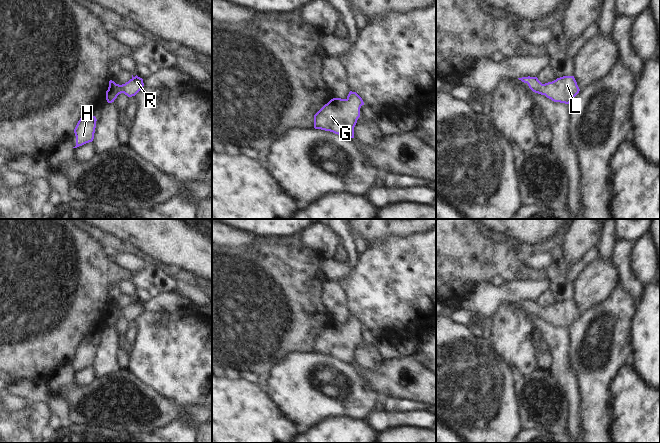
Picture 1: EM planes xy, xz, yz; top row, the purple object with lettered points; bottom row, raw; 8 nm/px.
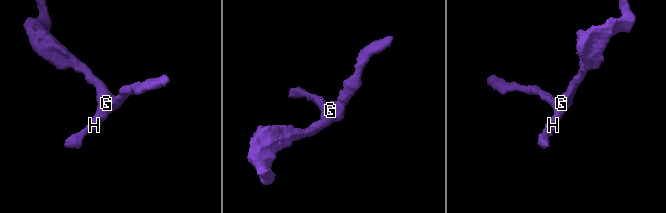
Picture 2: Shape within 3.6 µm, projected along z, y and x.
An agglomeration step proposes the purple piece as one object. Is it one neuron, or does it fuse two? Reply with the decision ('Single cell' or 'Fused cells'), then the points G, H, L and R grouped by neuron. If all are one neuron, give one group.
Single cell. Groups: G H L R.

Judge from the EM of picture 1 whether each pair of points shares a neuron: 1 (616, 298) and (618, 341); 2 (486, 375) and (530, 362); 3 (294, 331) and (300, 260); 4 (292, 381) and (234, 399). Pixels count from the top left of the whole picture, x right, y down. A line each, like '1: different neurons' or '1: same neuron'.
1: same neuron
2: different neurons
3: same neuron
4: different neurons

